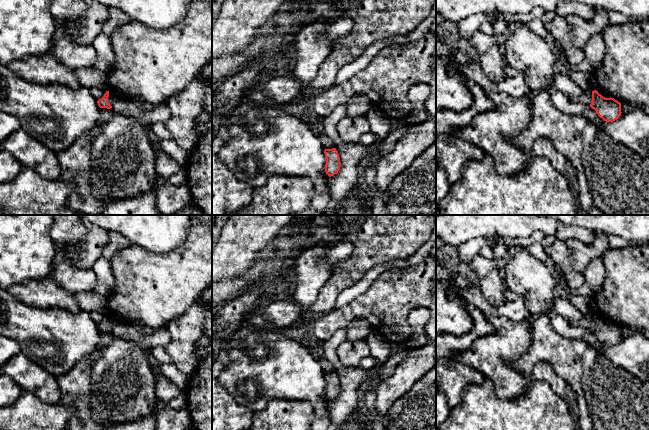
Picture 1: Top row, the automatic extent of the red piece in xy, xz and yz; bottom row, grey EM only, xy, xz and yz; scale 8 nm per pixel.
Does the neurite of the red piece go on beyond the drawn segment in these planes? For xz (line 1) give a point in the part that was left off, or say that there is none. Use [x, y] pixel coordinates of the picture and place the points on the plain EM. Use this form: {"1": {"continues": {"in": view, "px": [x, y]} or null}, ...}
{"1": {"continues": null}}

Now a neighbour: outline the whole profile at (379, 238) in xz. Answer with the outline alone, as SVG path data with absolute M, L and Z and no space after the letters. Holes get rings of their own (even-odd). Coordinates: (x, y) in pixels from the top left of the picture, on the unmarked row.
M366 215L360 225L353 226L355 217L344 217L340 222L344 225L345 235L350 240L353 250L347 259L333 267L330 278L324 283L310 309L322 314L335 310L338 295L358 282L372 267L414 255L430 239L435 220L436 215Z

